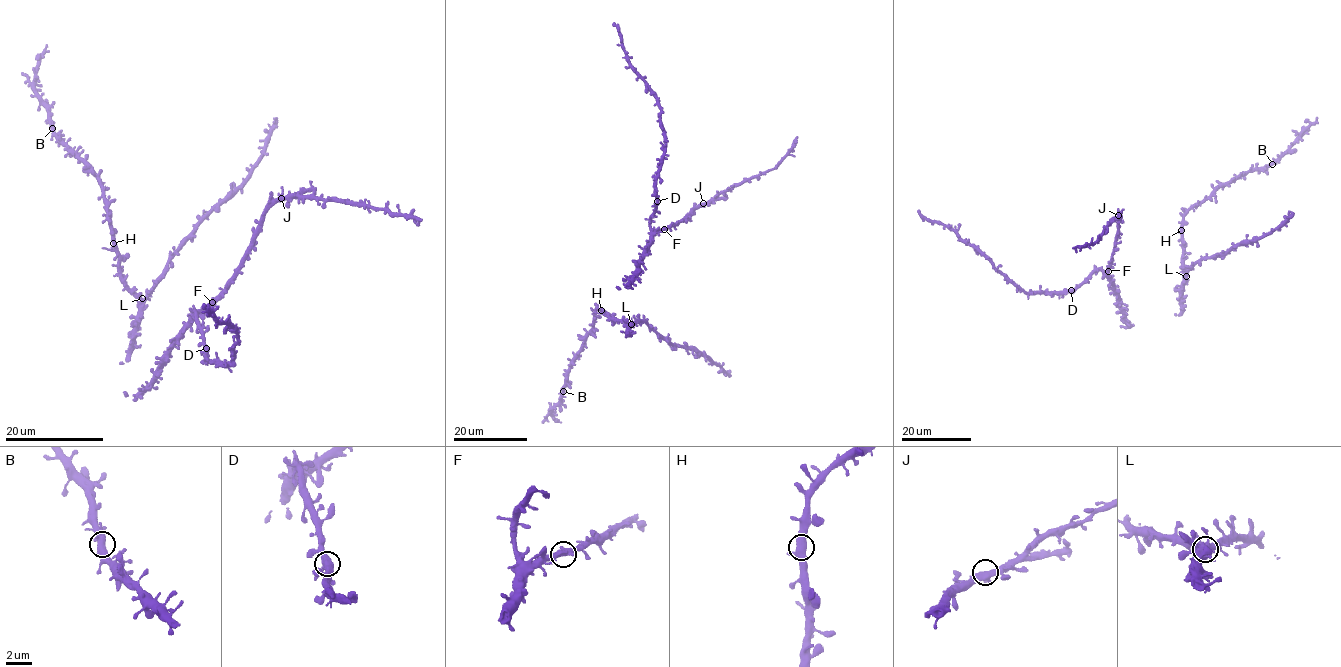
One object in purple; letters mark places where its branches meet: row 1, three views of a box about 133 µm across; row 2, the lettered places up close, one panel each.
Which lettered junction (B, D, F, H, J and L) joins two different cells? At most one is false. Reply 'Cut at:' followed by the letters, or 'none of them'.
Cut at: none of them

